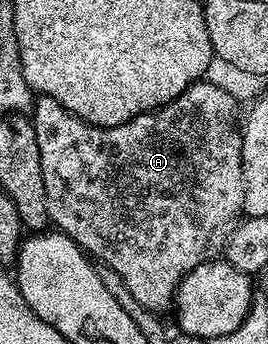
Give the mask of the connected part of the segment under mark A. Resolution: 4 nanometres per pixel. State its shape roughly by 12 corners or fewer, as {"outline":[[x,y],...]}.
{"outline":[[211,80],[93,126],[35,97],[51,223],[144,308],[244,215]]}

